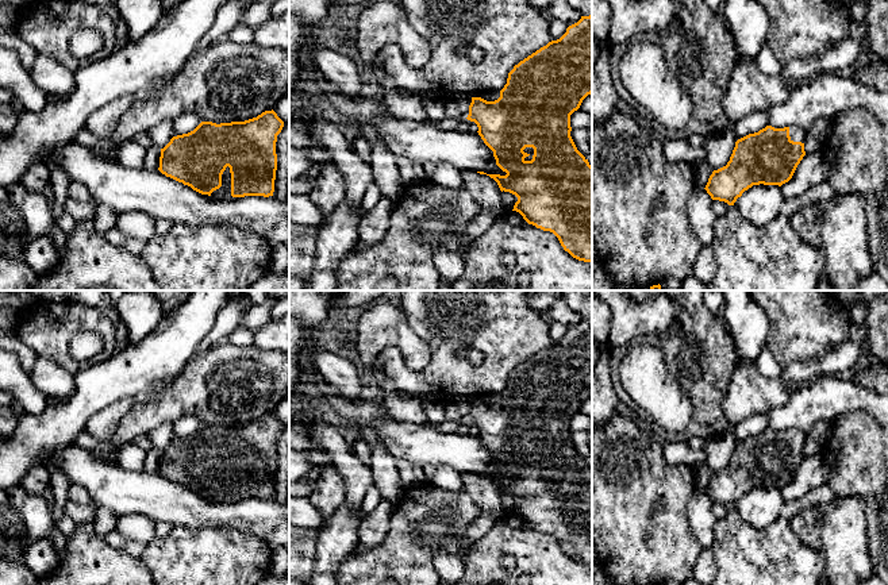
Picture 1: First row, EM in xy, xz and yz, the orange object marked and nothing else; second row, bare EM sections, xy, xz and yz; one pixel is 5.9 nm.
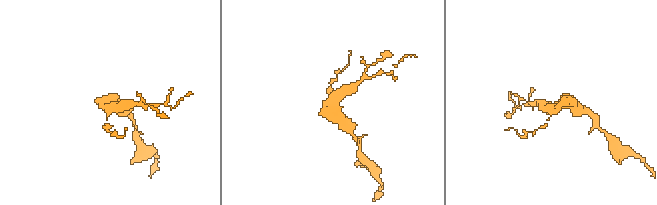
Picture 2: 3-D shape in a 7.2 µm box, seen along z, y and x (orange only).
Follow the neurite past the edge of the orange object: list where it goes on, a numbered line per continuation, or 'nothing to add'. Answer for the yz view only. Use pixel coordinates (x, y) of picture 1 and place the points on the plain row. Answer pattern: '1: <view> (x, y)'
1: yz (798, 437)

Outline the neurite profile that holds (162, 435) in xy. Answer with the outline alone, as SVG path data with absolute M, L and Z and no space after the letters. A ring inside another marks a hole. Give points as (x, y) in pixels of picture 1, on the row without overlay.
M164 423L147 434L154 449L164 451L174 438L173 423Z

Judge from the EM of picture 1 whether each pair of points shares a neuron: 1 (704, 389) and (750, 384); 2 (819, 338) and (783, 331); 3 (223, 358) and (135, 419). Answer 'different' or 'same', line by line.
1: different
2: same
3: same

